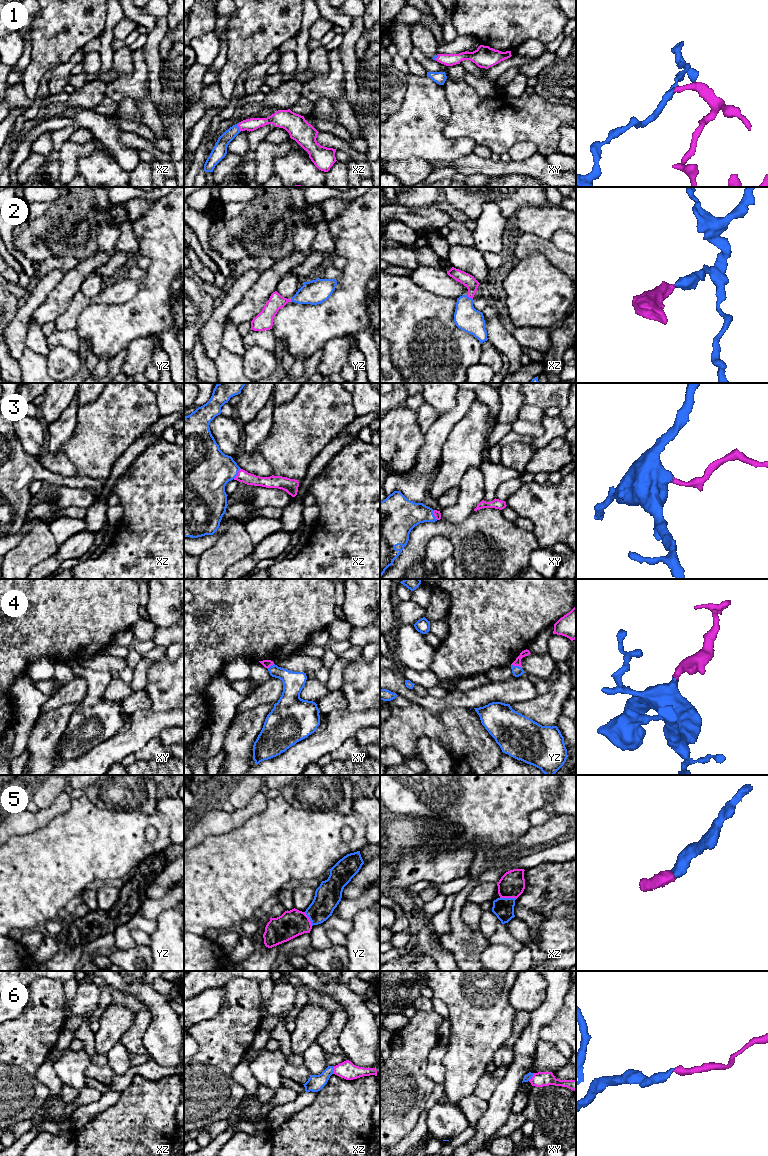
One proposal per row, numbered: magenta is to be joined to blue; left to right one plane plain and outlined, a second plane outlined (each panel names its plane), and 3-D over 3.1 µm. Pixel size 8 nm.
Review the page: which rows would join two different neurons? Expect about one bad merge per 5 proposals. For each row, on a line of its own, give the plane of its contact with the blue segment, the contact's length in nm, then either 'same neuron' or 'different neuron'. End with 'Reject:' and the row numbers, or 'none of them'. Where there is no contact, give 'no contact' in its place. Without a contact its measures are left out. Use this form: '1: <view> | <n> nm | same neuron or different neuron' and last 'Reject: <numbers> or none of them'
1: xz | 70 nm | same neuron
2: xz | 70 nm | same neuron
3: xz | 110 nm | same neuron
4: yz | 90 nm | same neuron
5: xz | 140 nm | same neuron
6: xy | 80 nm | same neuron
Reject: none of them

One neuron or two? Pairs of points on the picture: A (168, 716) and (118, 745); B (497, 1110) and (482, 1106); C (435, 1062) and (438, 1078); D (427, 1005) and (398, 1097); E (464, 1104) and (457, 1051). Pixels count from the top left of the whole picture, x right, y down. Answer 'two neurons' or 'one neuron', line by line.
A: one neuron
B: two neurons
C: one neuron
D: two neurons
E: two neurons

